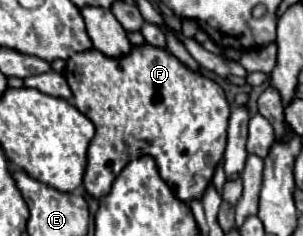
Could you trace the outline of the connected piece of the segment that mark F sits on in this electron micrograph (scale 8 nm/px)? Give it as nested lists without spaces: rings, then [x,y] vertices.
[[[147,42],[141,46],[133,46],[127,54],[119,58],[109,58],[95,48],[87,52],[77,52],[67,60],[63,74],[73,92],[75,108],[85,114],[95,126],[95,136],[89,144],[87,170],[83,178],[83,186],[91,196],[105,196],[123,166],[141,154],[151,154],[155,158],[161,178],[183,202],[203,196],[203,192],[211,184],[215,166],[223,158],[227,144],[229,102],[217,82],[205,78],[195,70],[189,70],[169,50],[151,46]]]

